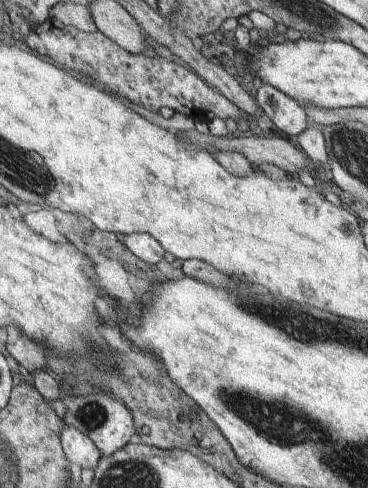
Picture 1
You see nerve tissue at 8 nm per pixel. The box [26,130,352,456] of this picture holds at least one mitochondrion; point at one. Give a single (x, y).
(91, 415)

